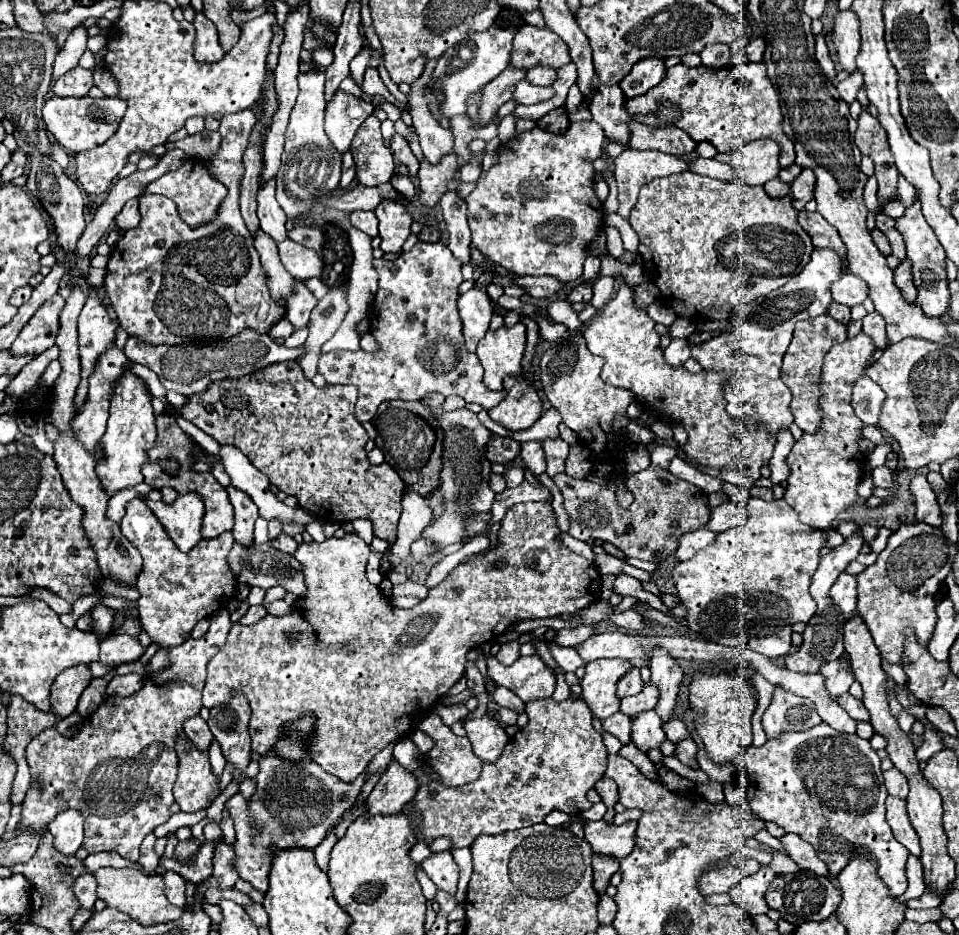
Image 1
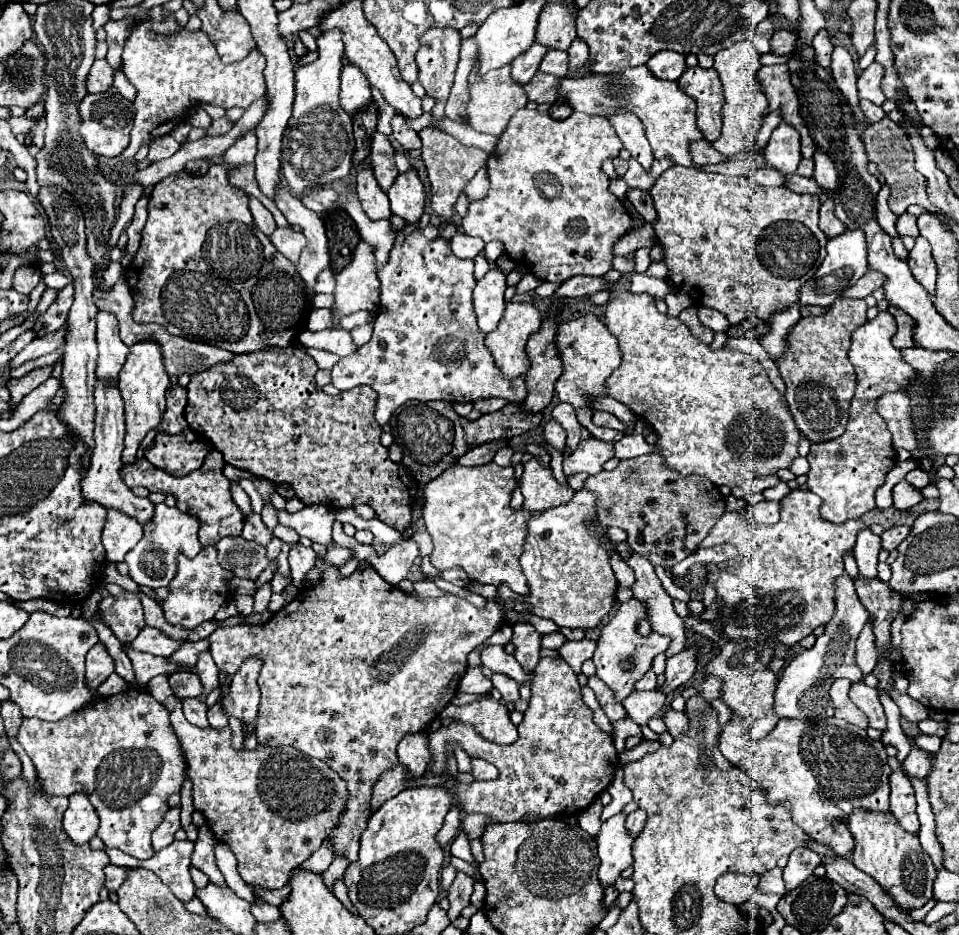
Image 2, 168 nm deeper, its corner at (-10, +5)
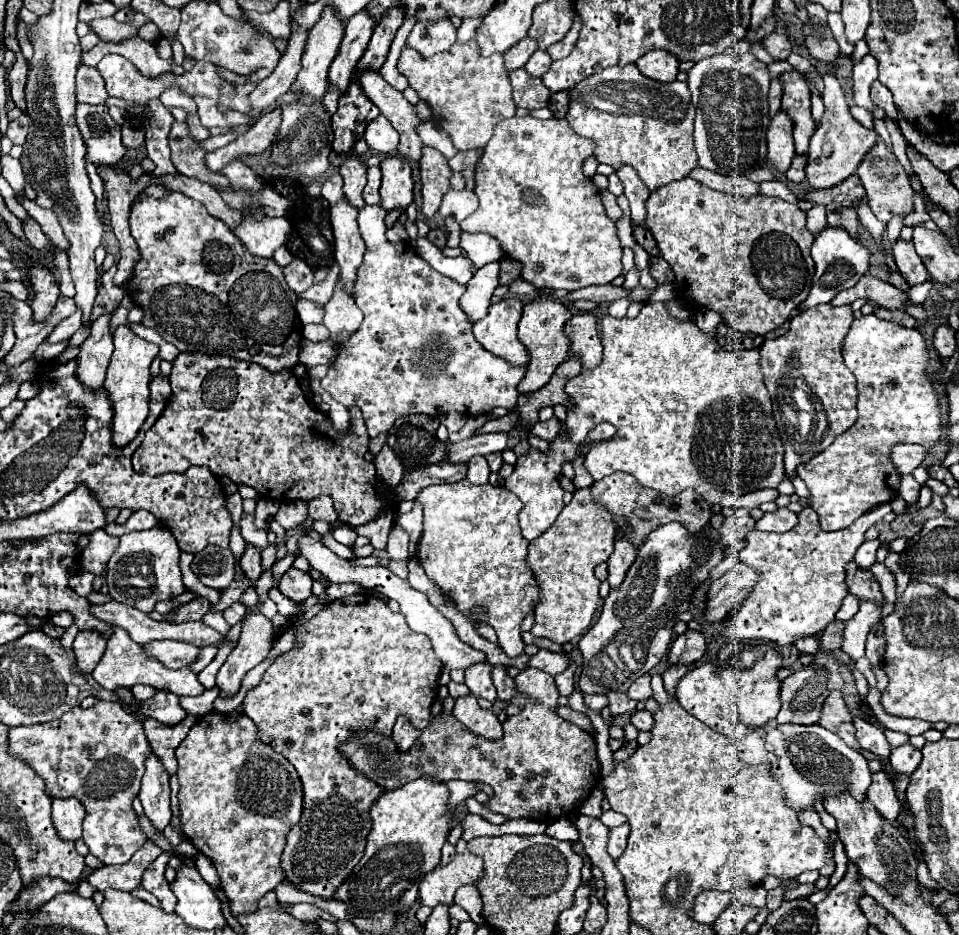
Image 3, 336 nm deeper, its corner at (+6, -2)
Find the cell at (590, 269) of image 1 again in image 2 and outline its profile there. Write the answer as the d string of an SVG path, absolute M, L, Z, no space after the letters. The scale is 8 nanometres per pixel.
M615 256L612 261L612 268L621 272L622 274L630 273L635 270L635 260L627 259L625 257Z

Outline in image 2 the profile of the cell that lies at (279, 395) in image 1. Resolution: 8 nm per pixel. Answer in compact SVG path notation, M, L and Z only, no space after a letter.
M288 347L282 351L256 351L248 355L236 355L226 363L216 363L212 369L192 375L186 387L188 405L184 409L184 419L188 423L188 429L196 433L198 439L188 443L184 433L158 433L154 445L146 449L144 457L154 467L182 477L198 469L208 451L218 451L228 465L250 471L252 475L268 479L276 485L288 483L304 505L328 505L336 511L366 503L376 511L376 517L382 523L402 533L412 521L416 489L408 471L402 465L390 461L388 449L380 443L382 427L374 419L378 395L374 393L374 389L368 389L364 385L330 397L316 387L316 371L316 361L306 355L302 347Z

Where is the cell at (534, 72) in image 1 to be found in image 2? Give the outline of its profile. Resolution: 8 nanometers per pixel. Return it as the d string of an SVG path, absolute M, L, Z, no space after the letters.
M548 51L540 63L542 73L552 73L556 77L564 77L568 73L568 55L566 51Z

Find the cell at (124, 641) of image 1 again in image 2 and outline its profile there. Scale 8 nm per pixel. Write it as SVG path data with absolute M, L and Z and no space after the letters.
M144 627L140 631L140 635L130 643L134 649L138 651L146 651L152 655L162 655L162 657L170 657L172 653L176 653L182 645L182 641L174 641L170 639L166 633L162 633L160 629L154 627Z

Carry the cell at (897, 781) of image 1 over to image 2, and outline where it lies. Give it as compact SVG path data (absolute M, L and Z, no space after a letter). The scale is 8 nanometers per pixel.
M912 745L906 761L904 761L904 771L910 775L916 775L920 779L924 779L932 769L932 753Z

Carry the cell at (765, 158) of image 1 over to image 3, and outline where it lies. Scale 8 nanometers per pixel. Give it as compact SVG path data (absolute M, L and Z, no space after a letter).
M778 112L768 130L766 130L766 144L768 144L768 164L784 174L790 168L790 162L794 160L794 140L792 140L792 120L784 114Z

